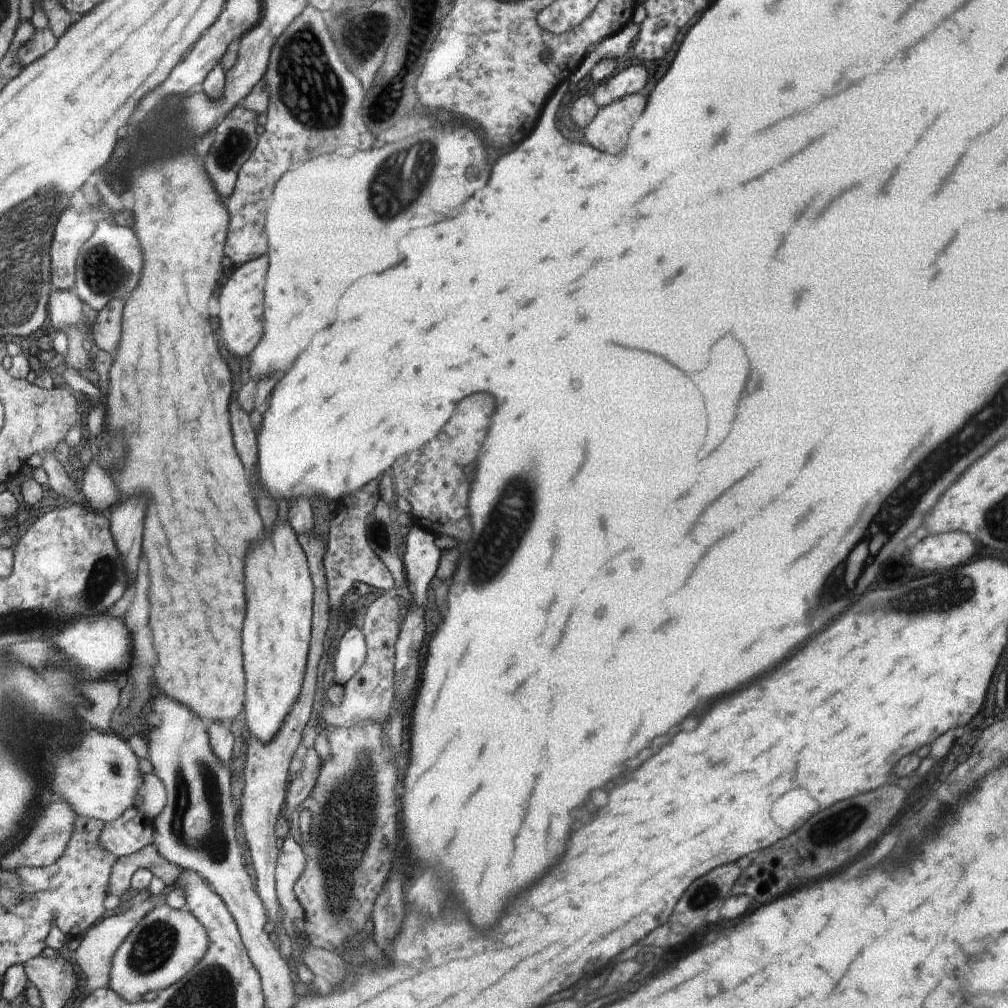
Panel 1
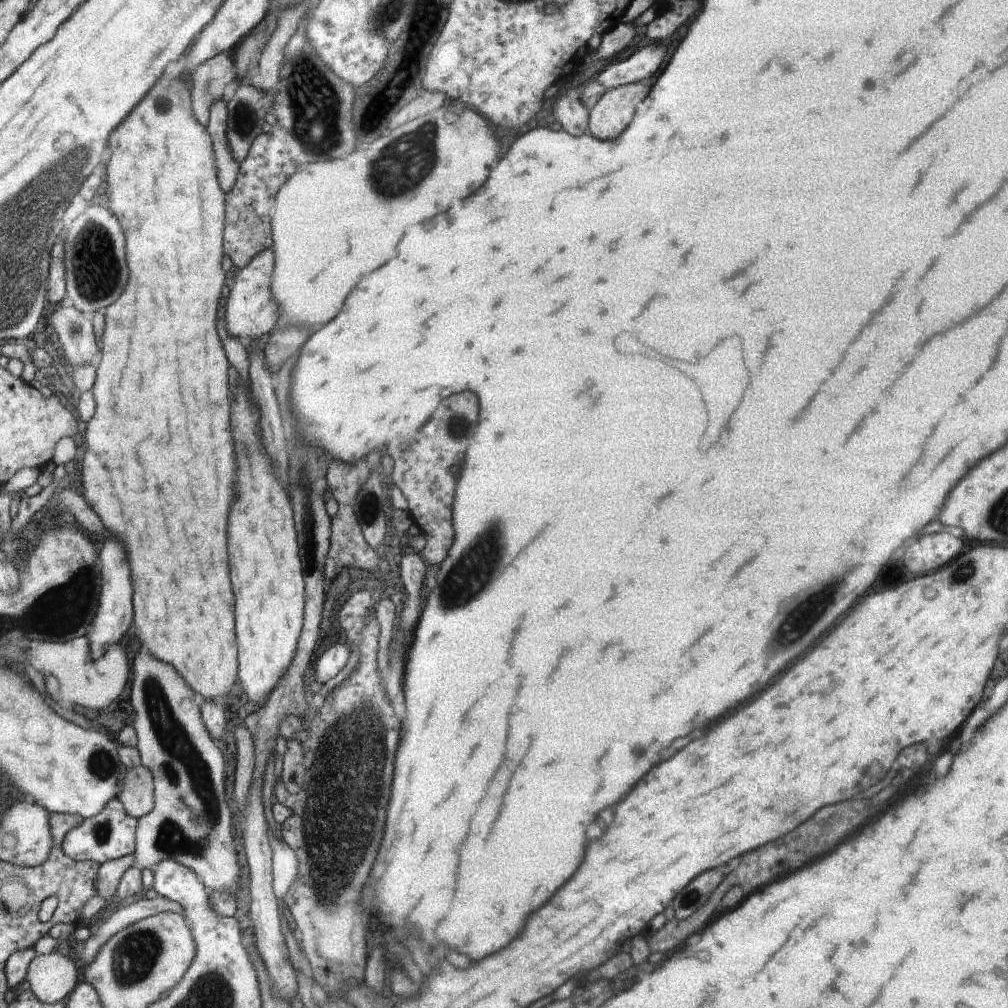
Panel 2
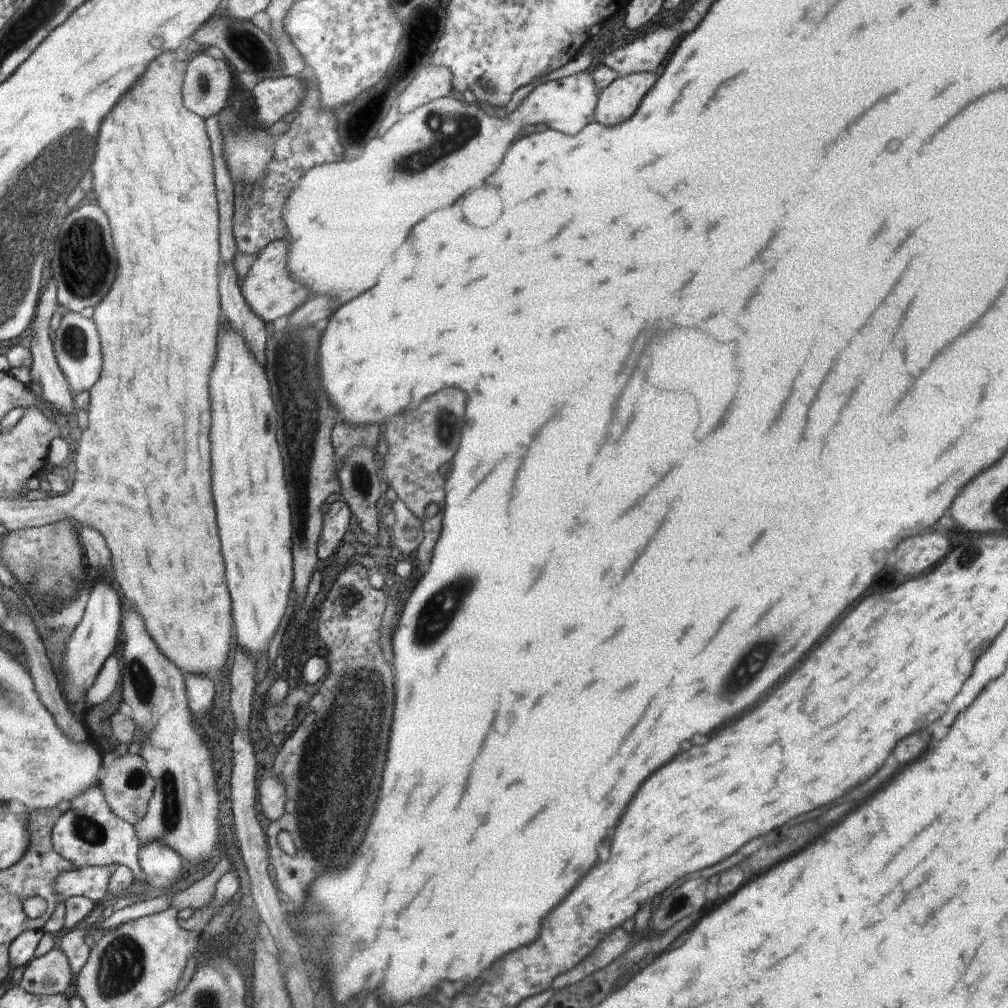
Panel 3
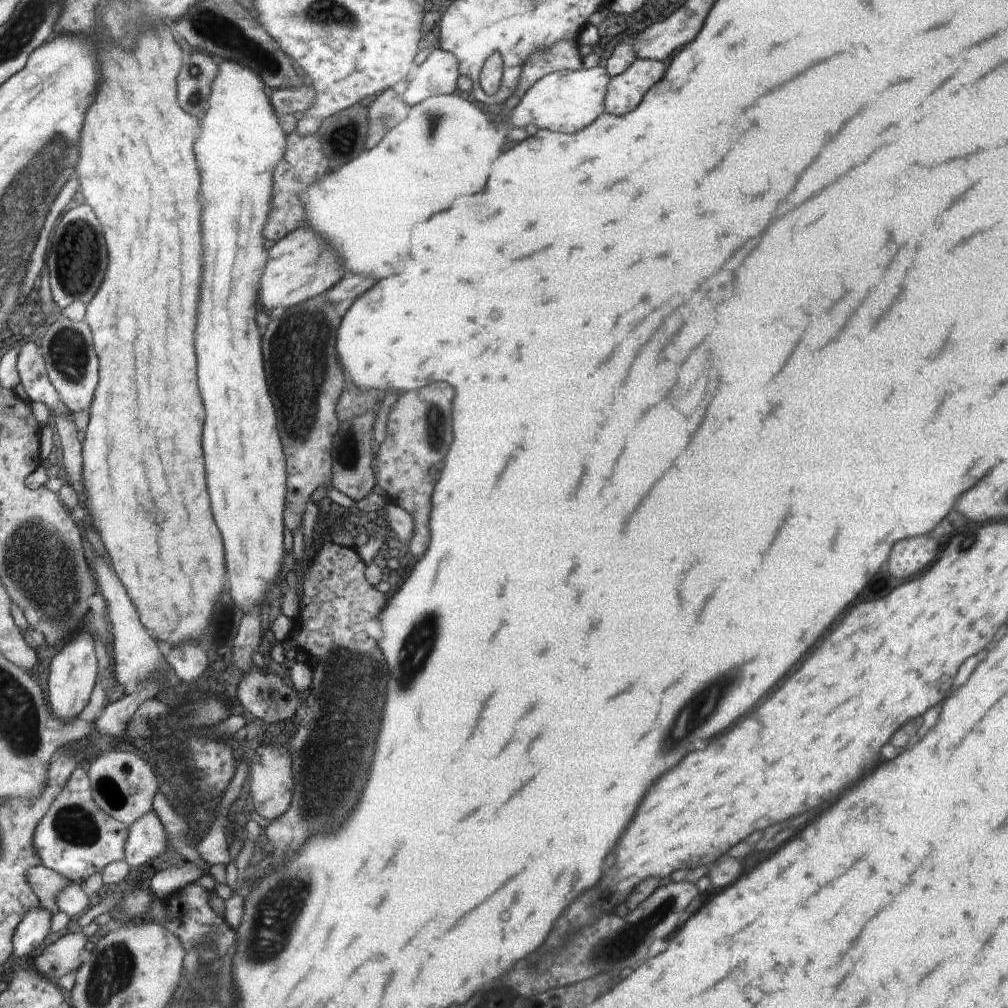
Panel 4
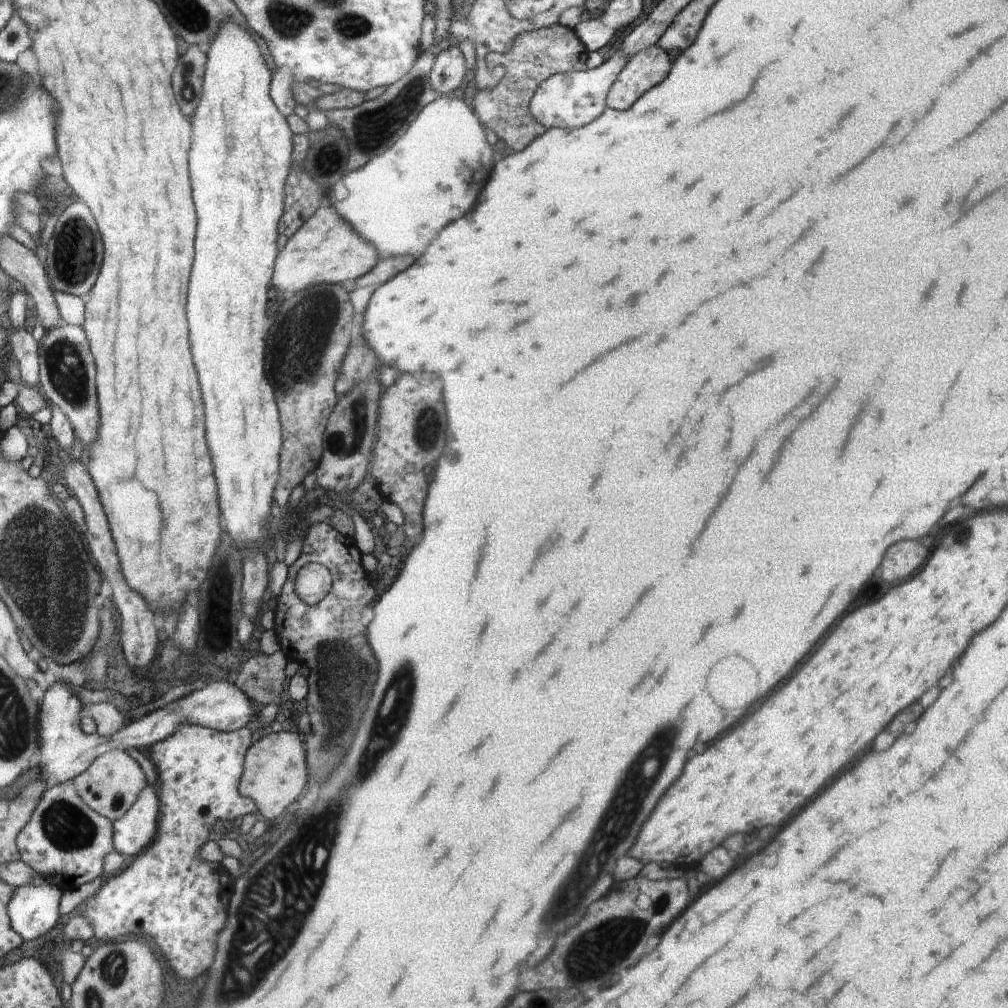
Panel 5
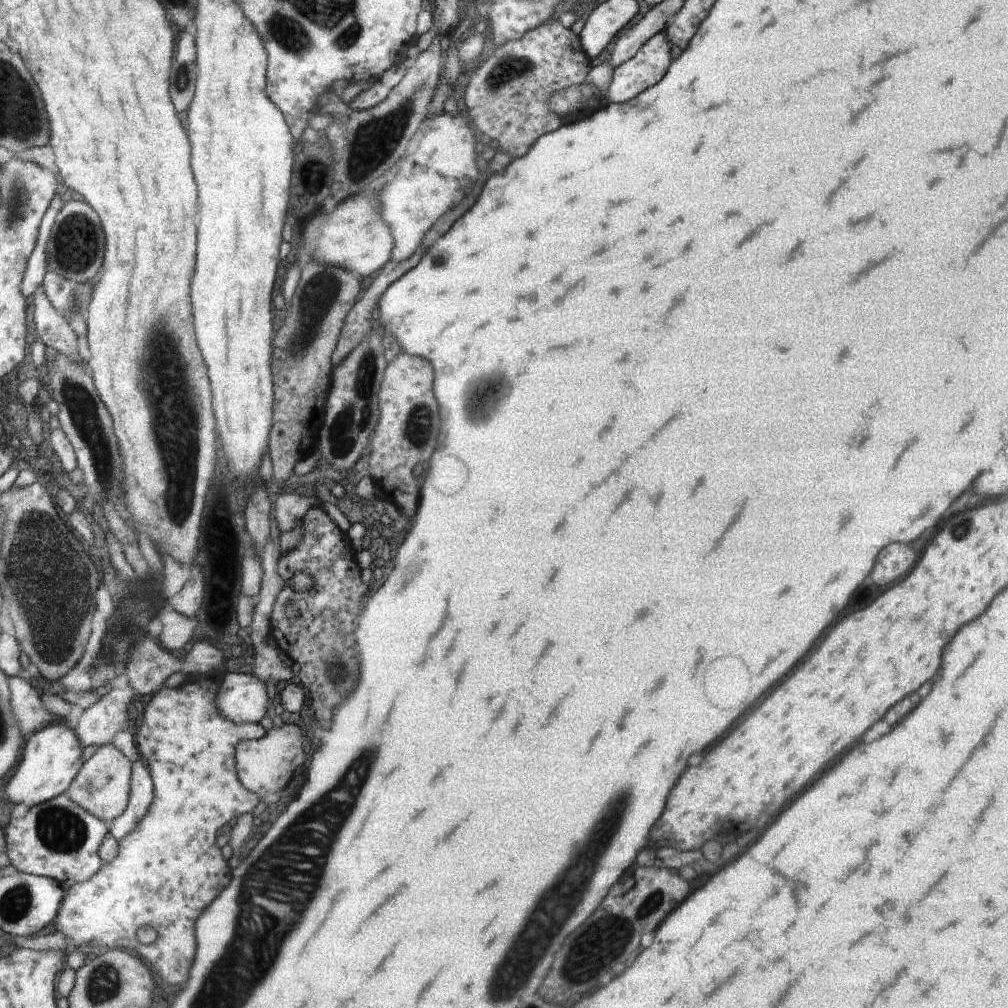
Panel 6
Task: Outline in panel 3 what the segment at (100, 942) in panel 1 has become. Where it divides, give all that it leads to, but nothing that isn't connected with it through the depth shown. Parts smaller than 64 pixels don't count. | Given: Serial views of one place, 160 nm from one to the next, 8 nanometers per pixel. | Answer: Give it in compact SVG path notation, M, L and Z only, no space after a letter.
M228 856L222 857L218 864L207 876L201 880L196 880L190 884L188 888L178 892L172 899L171 905L174 905L179 911L183 908L195 907L197 909L205 909L211 905L217 882L223 874L230 871L230 860L226 860Z

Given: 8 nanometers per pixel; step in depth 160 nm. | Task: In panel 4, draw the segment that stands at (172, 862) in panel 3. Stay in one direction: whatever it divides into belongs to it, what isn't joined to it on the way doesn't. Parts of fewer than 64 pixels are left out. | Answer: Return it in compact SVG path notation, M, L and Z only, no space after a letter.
M154 811L147 812L128 827L126 854L123 859L134 868L150 864L170 845L164 825Z

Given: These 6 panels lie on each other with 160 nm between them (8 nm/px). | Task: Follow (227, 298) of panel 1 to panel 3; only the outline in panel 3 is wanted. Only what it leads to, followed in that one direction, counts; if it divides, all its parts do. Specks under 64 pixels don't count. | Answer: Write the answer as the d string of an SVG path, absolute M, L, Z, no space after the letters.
M286 239L276 240L258 256L246 277L240 281L241 293L257 317L264 322L274 322L281 316L290 316L299 306L302 306L308 299L314 296L310 287L301 283L288 270L287 257L290 242Z

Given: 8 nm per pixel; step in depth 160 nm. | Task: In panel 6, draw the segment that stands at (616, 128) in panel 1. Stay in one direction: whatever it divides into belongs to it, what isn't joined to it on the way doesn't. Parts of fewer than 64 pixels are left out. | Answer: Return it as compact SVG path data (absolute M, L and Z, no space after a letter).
M664 32L647 40L630 60L612 69L607 102L623 103L658 84L672 64L670 42Z

